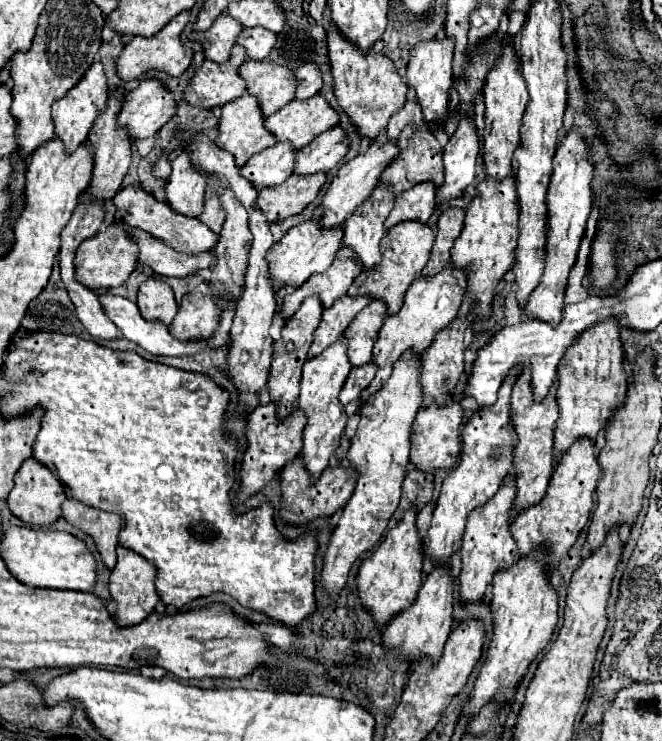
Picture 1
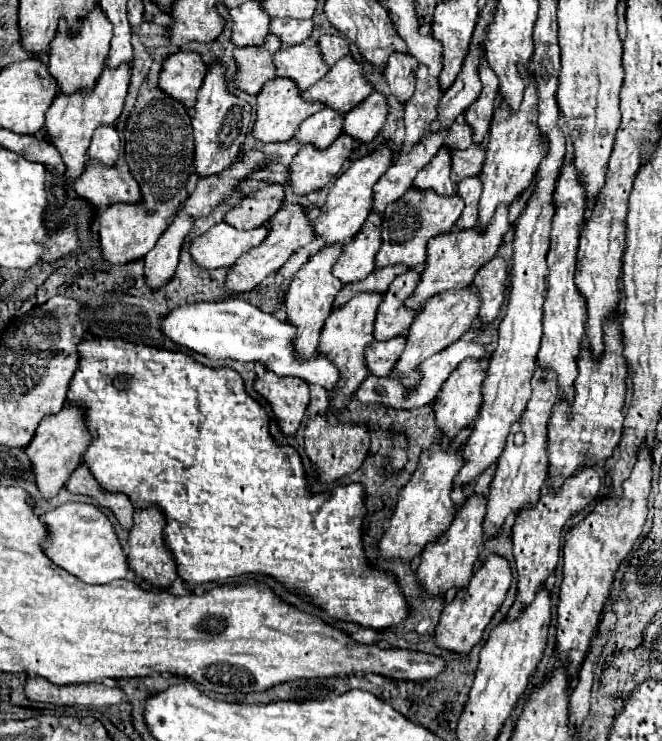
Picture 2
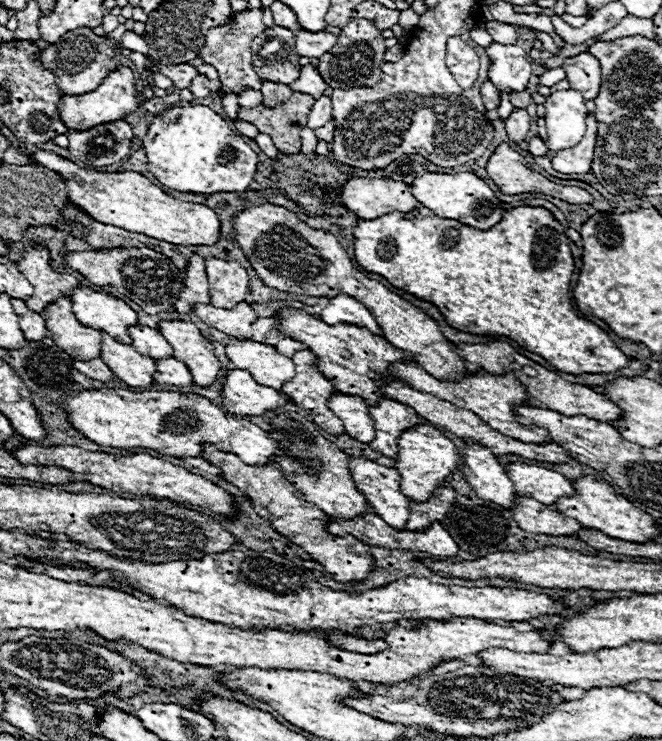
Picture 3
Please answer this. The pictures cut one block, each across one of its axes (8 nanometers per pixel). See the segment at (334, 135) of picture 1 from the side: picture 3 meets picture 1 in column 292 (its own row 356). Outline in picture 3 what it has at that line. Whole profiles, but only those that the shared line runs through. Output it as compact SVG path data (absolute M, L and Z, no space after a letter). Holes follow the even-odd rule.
M174 356L156 360L156 376L154 376L154 380L158 384L172 384L172 386L190 386L190 384L194 384L192 374L188 372L186 364L182 364Z

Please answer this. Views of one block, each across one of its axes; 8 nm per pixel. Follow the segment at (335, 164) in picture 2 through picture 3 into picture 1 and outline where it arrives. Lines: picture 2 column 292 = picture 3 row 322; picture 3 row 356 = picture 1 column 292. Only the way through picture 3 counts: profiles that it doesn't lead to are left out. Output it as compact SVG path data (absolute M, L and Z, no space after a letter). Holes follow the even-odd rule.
M326 174L314 176L290 176L278 188L262 188L258 192L256 206L262 210L268 222L282 222L300 214L320 192L326 182Z

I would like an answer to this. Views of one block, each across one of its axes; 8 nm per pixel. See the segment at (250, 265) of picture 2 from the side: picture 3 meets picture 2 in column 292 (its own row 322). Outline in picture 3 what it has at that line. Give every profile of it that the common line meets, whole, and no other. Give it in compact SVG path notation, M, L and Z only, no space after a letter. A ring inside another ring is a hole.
M240 302L236 308L216 308L212 304L196 304L196 316L208 326L218 328L220 332L234 338L252 338L252 322L258 318L250 304Z

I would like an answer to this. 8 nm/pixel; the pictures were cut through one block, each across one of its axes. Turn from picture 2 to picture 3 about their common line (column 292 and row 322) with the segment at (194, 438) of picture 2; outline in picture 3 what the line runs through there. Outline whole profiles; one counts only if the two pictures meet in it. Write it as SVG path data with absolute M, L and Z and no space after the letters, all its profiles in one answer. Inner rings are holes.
M518 206L518 208L510 208L504 212L504 220L500 220L500 224L496 224L494 228L490 230L478 230L478 228L472 228L472 226L466 226L462 222L456 222L456 220L450 220L450 218L440 218L436 216L432 210L428 208L414 208L412 212L404 214L404 212L390 212L390 214L384 214L380 218L374 218L374 220L360 220L356 230L354 230L354 254L356 254L356 260L358 264L368 270L368 272L374 272L374 274L380 274L384 276L392 286L400 288L400 290L406 290L410 294L414 294L416 298L422 298L422 300L428 300L432 302L440 312L442 316L446 318L446 322L456 328L456 330L462 330L462 332L470 332L470 334L502 334L502 336L508 336L512 338L518 346L542 356L544 360L548 360L550 366L562 370L562 372L568 372L568 374L602 374L602 372L616 372L624 366L628 366L628 356L622 354L620 348L616 348L614 340L608 336L606 330L602 330L600 326L588 322L588 320L582 320L576 316L574 308L572 308L572 298L570 298L570 278L572 278L572 272L574 272L574 258L572 258L572 250L570 250L570 240L566 236L566 230L564 226L542 206Z

